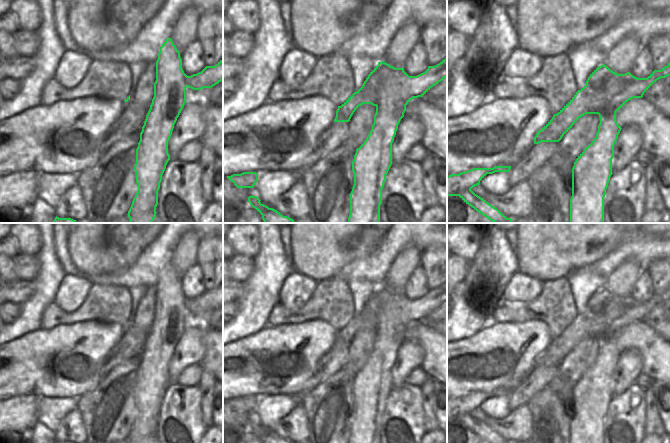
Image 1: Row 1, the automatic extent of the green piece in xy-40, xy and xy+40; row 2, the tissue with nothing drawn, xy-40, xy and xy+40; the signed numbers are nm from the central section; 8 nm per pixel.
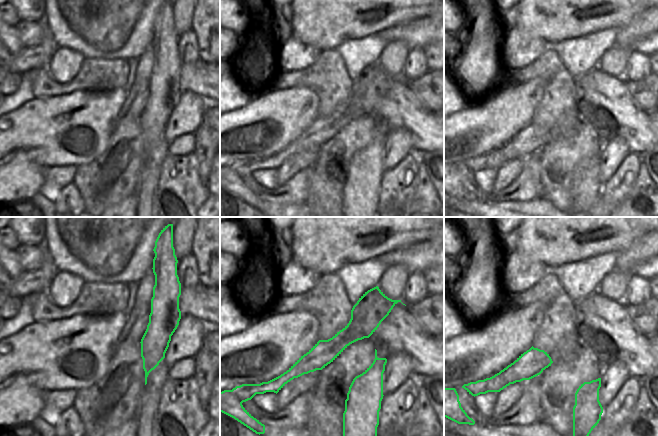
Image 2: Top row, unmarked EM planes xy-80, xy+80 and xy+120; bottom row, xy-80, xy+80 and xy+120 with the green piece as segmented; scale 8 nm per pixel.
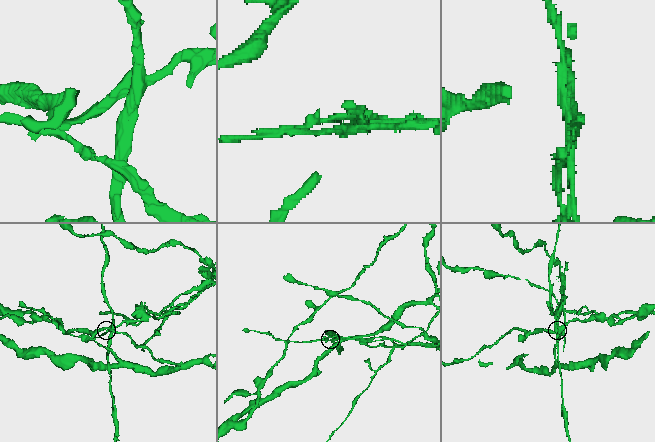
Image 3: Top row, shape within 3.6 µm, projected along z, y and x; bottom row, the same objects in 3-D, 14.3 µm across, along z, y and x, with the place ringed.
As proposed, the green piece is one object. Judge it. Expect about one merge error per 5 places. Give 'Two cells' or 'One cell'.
Two cells.

